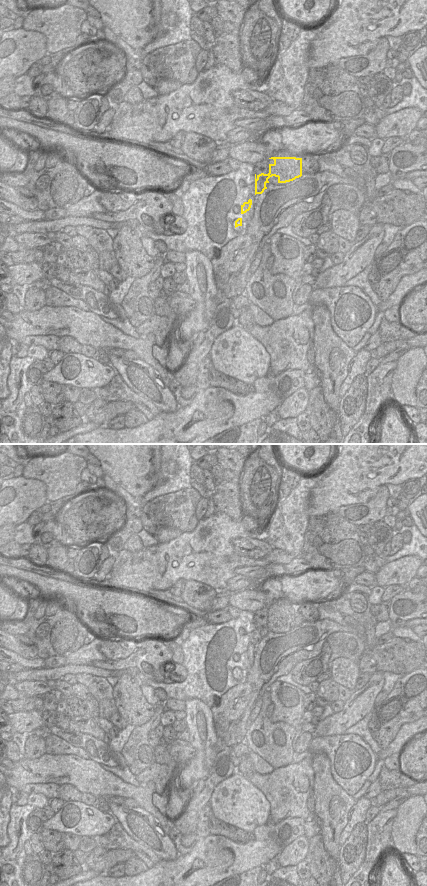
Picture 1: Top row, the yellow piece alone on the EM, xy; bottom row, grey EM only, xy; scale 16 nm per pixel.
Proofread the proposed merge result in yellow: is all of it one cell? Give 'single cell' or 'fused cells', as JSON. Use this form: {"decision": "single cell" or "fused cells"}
{"decision": "fused cells"}

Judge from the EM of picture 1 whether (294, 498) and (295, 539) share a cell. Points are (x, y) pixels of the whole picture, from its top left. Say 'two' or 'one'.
one

